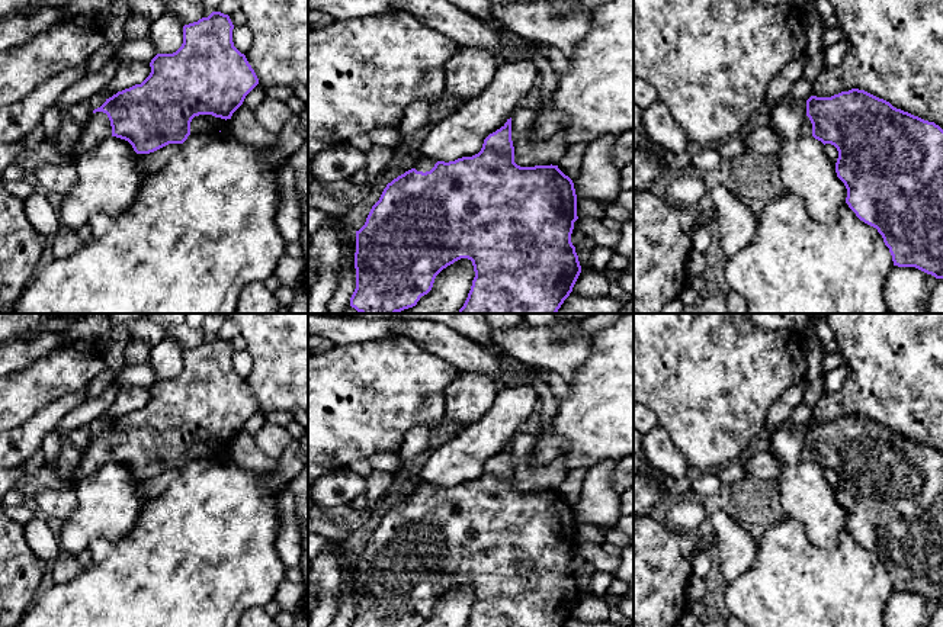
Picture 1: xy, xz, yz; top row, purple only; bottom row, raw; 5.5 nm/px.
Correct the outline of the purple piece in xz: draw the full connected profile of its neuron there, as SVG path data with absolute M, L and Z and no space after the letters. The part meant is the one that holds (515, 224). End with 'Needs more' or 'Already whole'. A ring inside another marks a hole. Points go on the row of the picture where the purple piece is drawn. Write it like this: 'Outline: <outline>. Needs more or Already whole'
Outline: M510 118L500 129L490 134L484 139L482 148L478 154L472 157L462 157L449 163L421 155L411 170L386 184L379 200L372 206L365 225L356 231L356 289L350 298L350 306L360 314L397 314L413 308L421 296L432 290L436 276L443 269L461 258L468 258L472 261L475 277L459 314L557 314L564 300L572 292L572 287L581 273L578 255L571 242L571 234L577 219L577 194L574 183L558 168L558 165L520 167L514 163Z. Needs more

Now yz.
Outline: M851 89L831 97L811 96L801 135L837 148L835 173L847 189L846 203L860 221L878 229L894 266L915 267L943 279L943 129L865 90Z. Needs more

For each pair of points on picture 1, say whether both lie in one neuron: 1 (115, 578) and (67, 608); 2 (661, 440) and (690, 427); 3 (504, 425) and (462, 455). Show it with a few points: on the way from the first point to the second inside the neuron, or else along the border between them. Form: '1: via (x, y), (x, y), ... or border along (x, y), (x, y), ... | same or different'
1: via (103, 589), (85, 608), (79, 608) | same
2: border along (658, 424), (687, 465) | different
3: via (494, 431), (472, 447) | same

